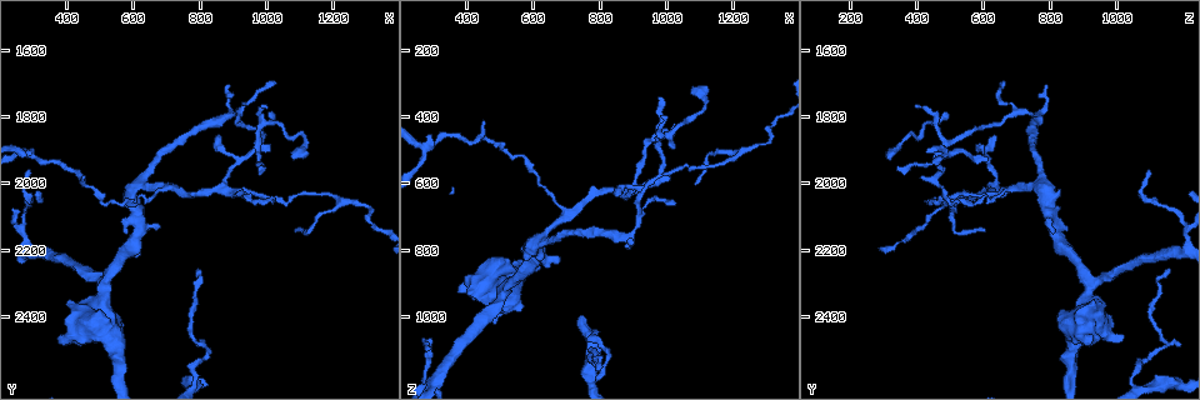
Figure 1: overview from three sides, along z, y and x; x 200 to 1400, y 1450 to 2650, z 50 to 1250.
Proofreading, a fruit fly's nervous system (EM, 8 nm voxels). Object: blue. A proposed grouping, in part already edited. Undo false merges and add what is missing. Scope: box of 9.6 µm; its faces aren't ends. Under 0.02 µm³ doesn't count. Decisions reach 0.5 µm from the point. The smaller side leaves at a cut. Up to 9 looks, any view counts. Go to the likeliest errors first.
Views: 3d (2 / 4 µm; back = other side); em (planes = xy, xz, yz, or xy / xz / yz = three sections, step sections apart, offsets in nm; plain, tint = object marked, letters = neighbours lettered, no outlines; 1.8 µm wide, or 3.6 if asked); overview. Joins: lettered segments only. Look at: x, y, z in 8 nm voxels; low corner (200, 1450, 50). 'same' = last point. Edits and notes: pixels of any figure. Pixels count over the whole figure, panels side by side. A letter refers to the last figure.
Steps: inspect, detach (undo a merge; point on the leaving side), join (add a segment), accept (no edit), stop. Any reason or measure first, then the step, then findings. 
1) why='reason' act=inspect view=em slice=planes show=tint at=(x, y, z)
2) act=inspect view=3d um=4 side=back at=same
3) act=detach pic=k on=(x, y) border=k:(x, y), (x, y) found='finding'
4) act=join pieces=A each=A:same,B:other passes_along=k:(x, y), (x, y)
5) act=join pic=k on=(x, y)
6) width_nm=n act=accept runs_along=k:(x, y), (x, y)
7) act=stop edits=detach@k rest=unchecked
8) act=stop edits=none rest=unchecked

why='tapers out' act=inspect view=em slice=xz step=16 show=tint at=(1030, 1700, 660)

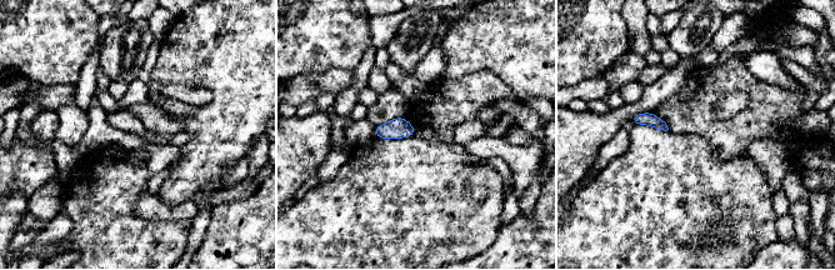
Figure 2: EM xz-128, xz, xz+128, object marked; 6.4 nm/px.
act=inspect view=em slice=planes show=letters at=same

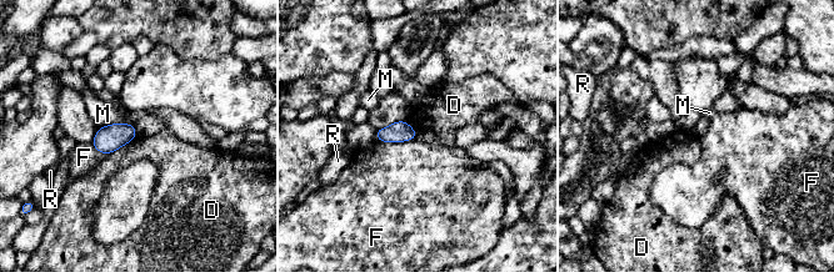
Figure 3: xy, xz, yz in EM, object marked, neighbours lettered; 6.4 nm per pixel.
act=accept each=D:other,F:other,M:other,R:other found='no lettered segment goes on from it'

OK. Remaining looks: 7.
why='an open end' act=inspect view=3d um=2 at=(790, 2260, 1160)

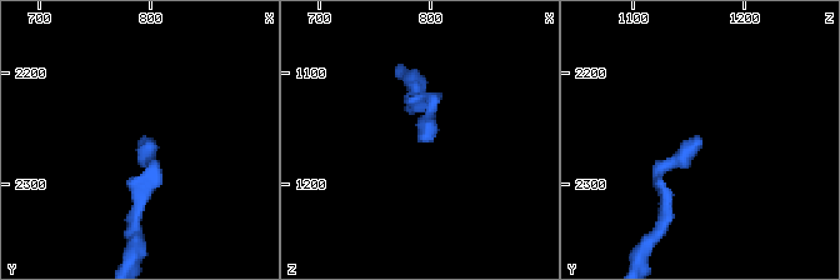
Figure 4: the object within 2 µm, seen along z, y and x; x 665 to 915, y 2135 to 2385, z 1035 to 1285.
act=inspect view=em slice=xy step=8 show=tint at=(790, 2264, 1162)

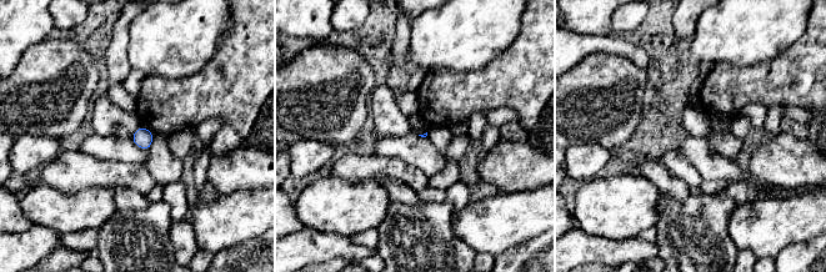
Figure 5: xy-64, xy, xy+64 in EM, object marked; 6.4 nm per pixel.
why='see the neighbours' act=inspect view=em slice=xy step=8 show=letters at=same

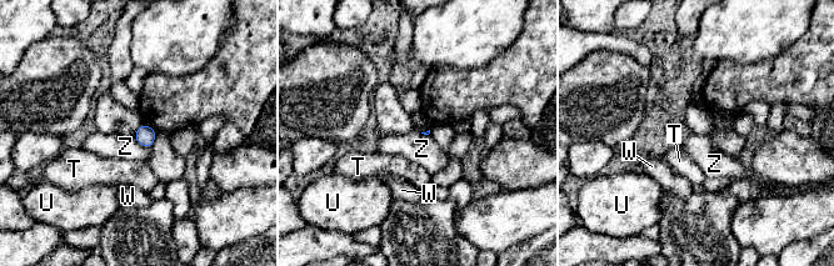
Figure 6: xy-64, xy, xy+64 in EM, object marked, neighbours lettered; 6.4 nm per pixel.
act=accept each=T:other,U:other,W:other,Z:other border=6:(133, 135), (140, 144), (150, 149) found='no lettered segment goes on from it'

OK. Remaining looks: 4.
why='sharp bend' act=inspect view=em slice=xz step=16 show=tint at=(790, 2600, 1050)

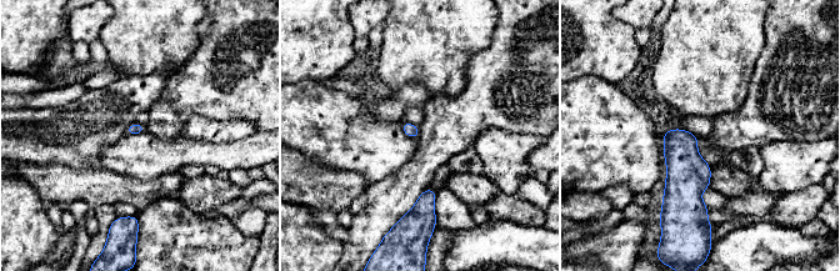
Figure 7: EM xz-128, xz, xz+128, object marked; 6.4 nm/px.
act=inspect view=em slice=xz step=16 show=letters at=same

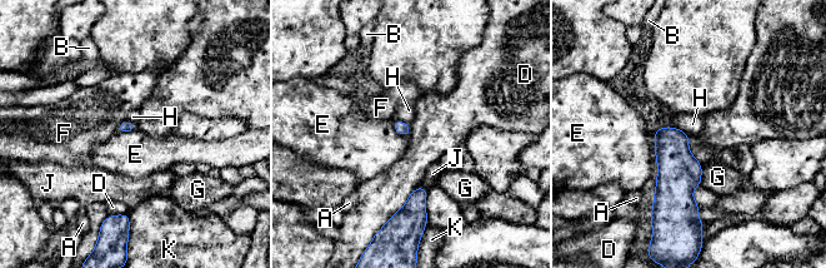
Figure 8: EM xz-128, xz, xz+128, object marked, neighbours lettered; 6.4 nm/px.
width_nm=70 act=accept each=A:other,B:other,D:other,E:other,F:other,G:other,H:other,J:other,K:other border=8:(417, 185), (406, 202), (388, 219) found='continuous, no second cell'

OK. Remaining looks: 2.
why='sharp bend' act=inspect view=em um=3.6 slice=yz step=8 show=letters at=(490, 2360, 920)

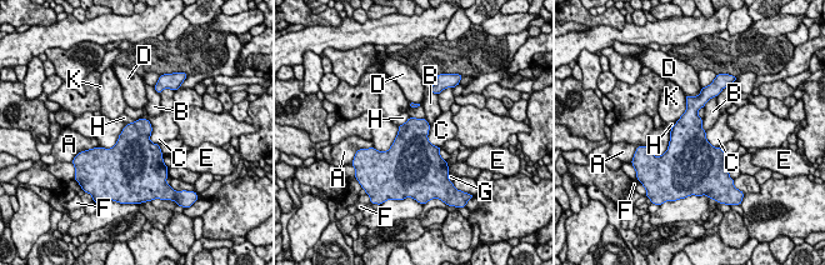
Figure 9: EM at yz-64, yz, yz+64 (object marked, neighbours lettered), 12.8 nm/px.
act=accept each=A:other,B:other,C:other,D:other,E:other,F:other,G:other,H:other,K:other found='one cell here'

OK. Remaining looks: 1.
act=stop edits=none rest=unchecked

